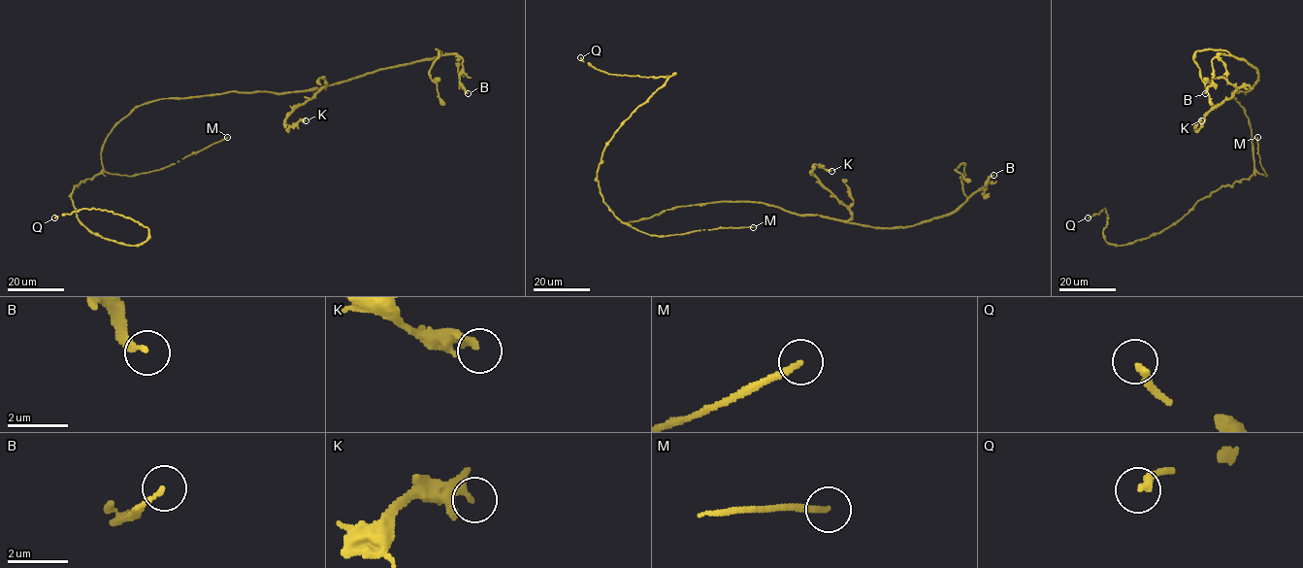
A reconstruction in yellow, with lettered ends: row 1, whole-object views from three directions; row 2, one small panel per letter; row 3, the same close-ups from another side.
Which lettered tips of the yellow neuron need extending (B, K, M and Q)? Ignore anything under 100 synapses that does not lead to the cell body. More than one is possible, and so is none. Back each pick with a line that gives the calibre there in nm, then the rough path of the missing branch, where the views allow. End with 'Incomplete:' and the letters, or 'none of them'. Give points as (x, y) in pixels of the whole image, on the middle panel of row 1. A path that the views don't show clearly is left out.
M: calibre 200 nm; course (753, 227), (836, 230), (829, 221), (831, 214), (828, 211), (833, 198), (839, 202)
Incomplete: M

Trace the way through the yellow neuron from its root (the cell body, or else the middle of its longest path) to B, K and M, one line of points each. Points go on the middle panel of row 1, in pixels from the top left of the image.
B: (670, 209), (721, 201), (763, 202), (798, 215), (818, 215), (876, 227), (903, 227), (952, 214), (993, 175)
K: (670, 209), (721, 201), (763, 202), (798, 215), (847, 220), (851, 212), (810, 173), (814, 164), (831, 171)
M: (670, 209), (627, 223), (655, 235), (753, 227)

